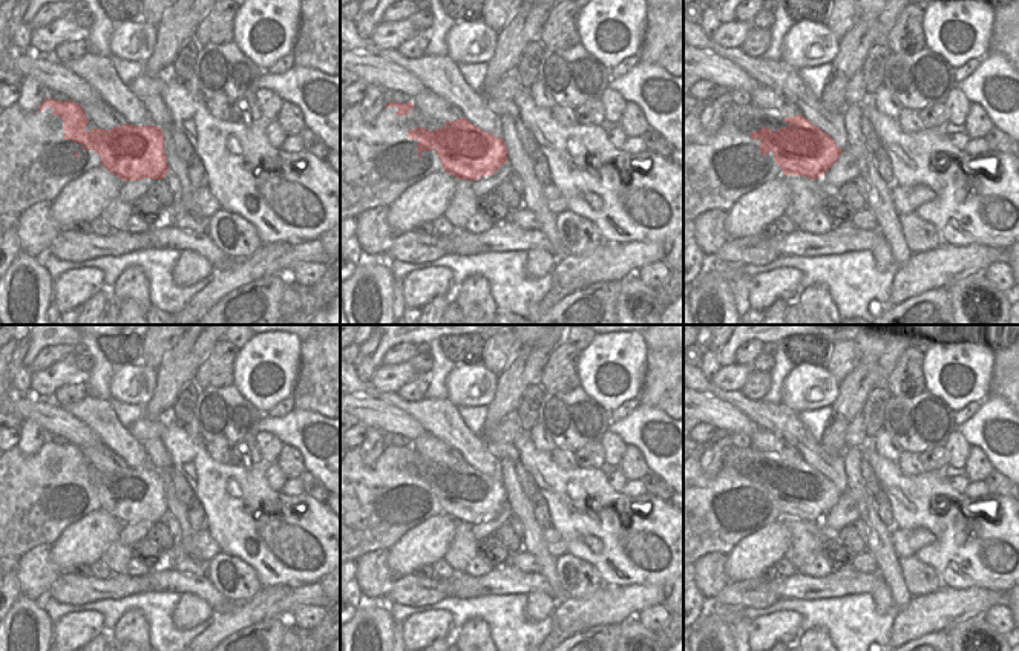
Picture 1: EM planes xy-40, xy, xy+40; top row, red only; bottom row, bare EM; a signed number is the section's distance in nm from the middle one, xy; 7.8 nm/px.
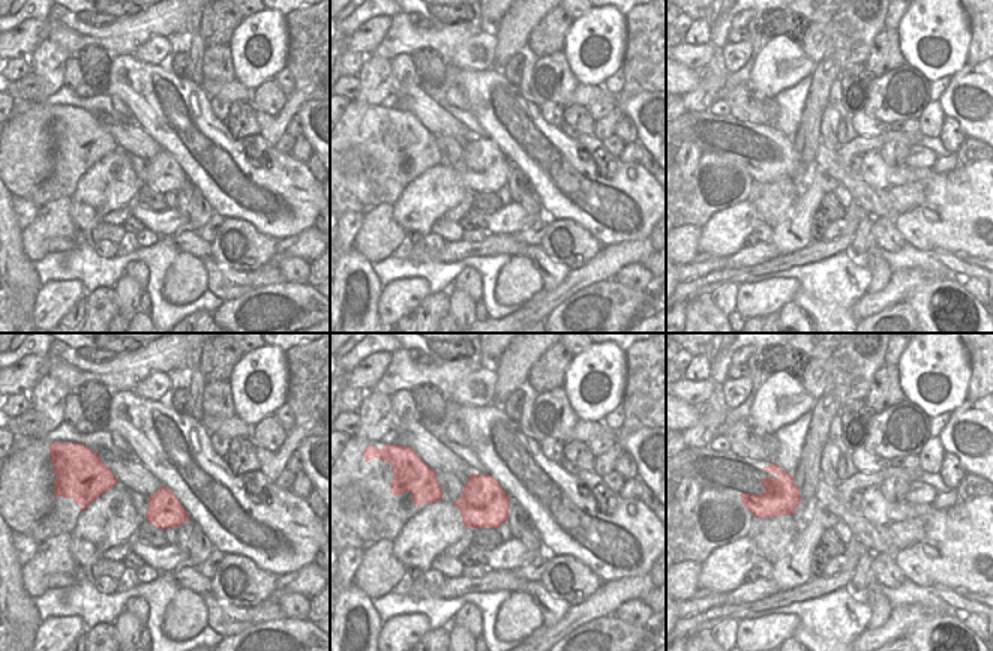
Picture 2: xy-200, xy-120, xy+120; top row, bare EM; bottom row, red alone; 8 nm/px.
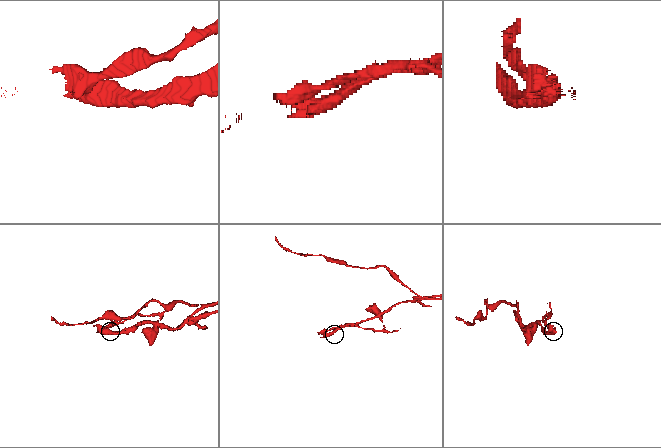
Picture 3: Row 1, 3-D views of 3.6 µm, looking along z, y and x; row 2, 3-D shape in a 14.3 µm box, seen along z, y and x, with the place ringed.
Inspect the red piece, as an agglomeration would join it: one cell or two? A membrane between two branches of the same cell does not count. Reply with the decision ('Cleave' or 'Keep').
Cleave

